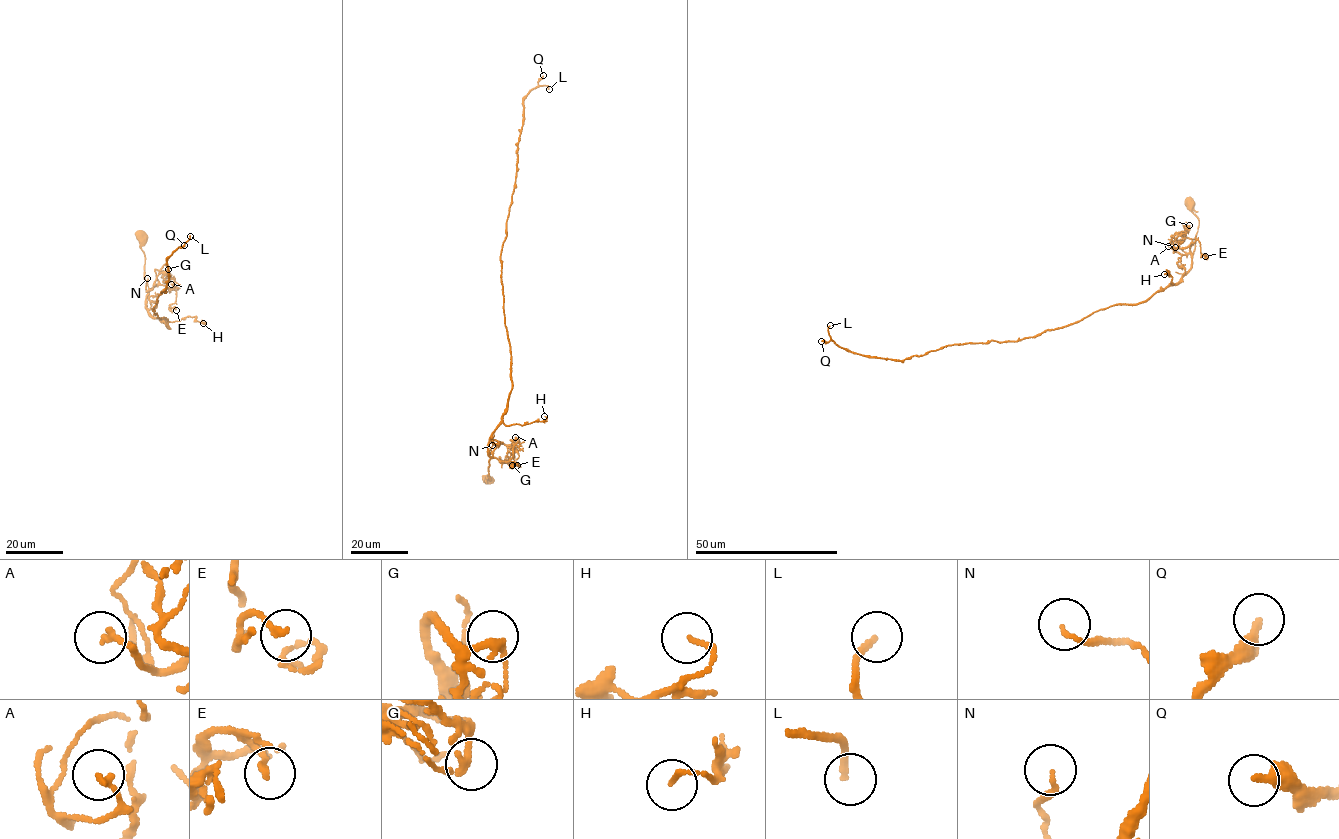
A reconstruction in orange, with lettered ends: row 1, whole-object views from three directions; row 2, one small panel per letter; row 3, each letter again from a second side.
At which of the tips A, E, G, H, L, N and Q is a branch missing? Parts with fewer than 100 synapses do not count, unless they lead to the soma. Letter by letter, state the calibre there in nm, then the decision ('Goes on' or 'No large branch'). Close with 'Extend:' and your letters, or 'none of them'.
A: Thickness 160 nm. No large branch
E: Thickness 140 nm. No large branch
G: Thickness 170 nm. No large branch
H: Thickness 140 nm. No large branch
L: Thickness 190 nm. Goes on
N: Thickness 140 nm. No large branch
Q: Thickness 300 nm. Goes on
Extend: L, Q

